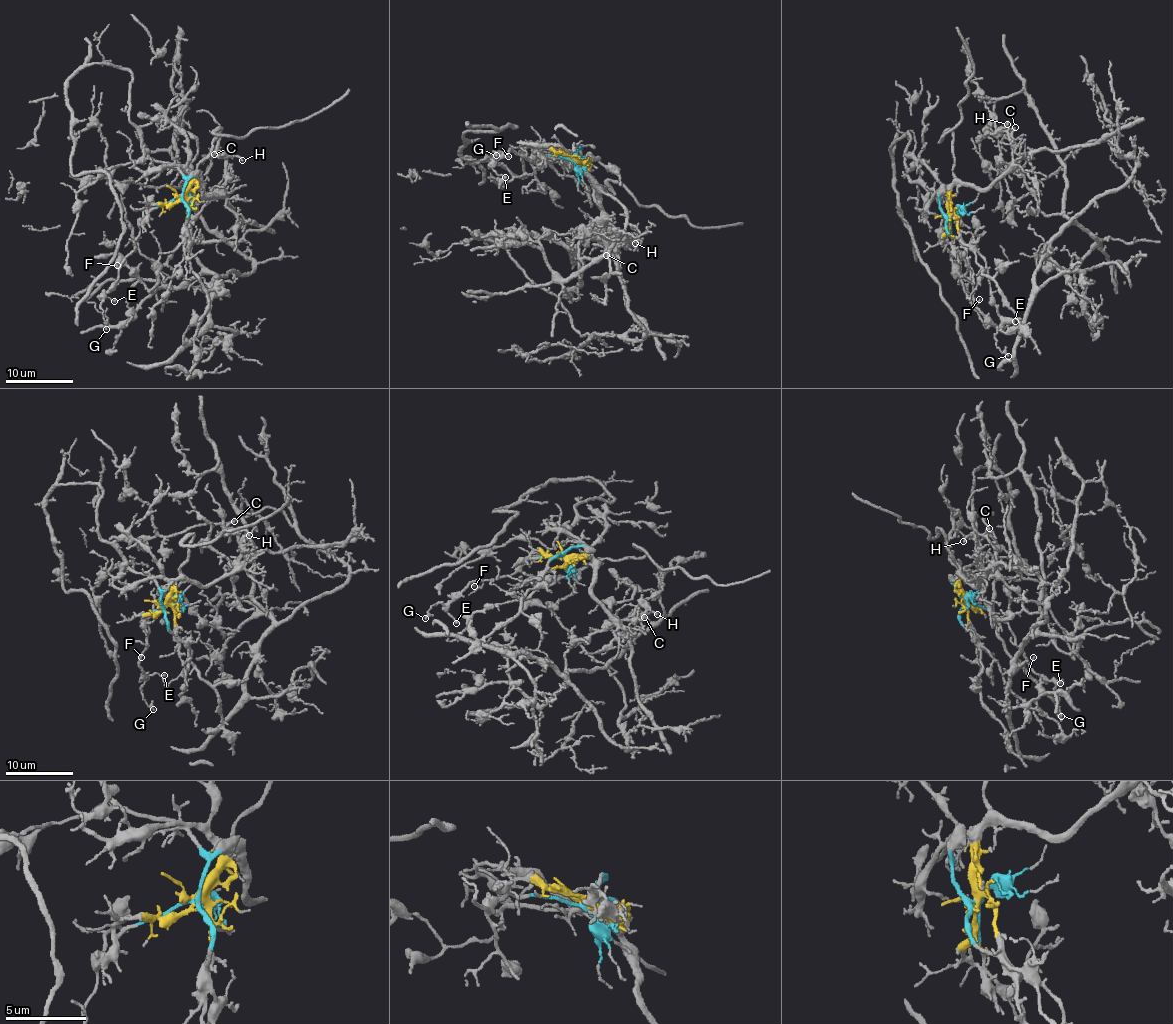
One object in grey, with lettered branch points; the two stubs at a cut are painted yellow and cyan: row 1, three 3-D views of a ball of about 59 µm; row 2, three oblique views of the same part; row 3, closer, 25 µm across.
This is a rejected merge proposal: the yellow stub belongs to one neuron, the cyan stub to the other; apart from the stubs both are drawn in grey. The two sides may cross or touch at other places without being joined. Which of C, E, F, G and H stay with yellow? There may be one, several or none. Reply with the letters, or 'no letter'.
C, H

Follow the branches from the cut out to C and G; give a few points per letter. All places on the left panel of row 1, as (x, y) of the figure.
C: (180, 199), (195, 175), (204, 199), (221, 194), (226, 159), (211, 155), (214, 153)
G: (180, 199), (175, 197), (156, 206), (143, 222), (134, 249), (124, 259), (116, 283), (101, 303), (106, 329)

